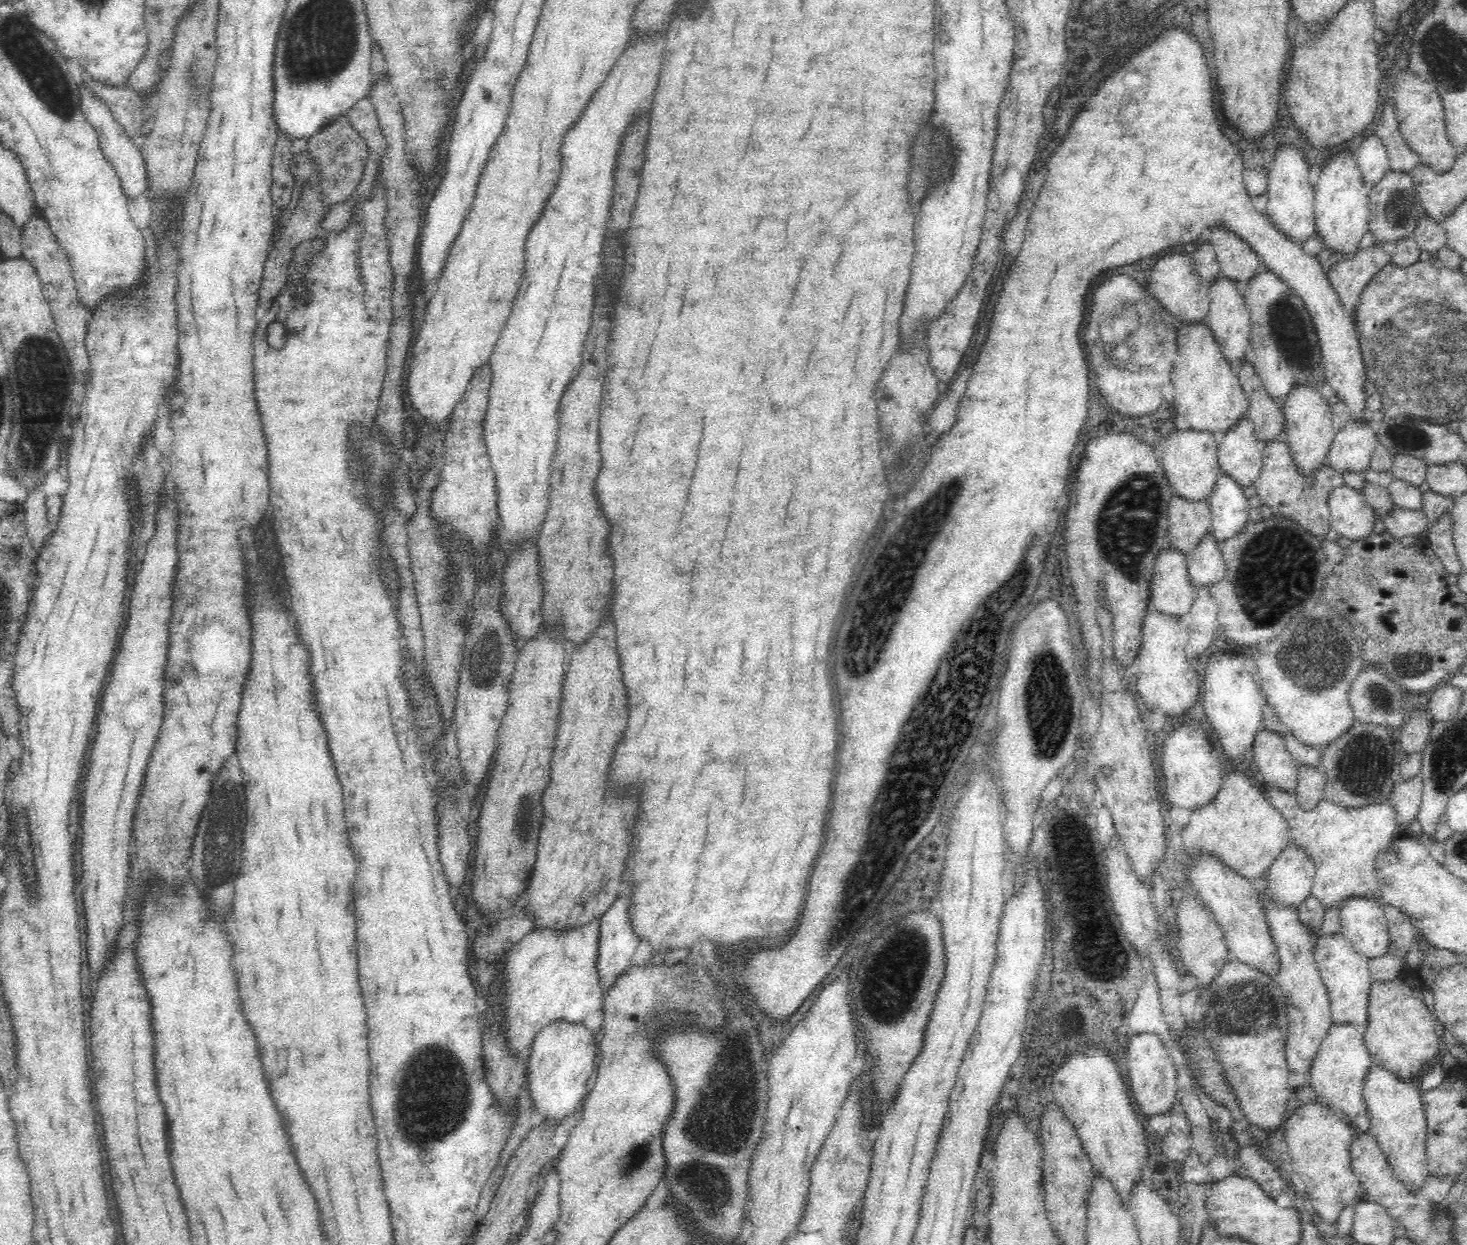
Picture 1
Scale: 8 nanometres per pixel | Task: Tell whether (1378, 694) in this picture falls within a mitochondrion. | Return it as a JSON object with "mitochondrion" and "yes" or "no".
{"mitochondrion":"yes"}

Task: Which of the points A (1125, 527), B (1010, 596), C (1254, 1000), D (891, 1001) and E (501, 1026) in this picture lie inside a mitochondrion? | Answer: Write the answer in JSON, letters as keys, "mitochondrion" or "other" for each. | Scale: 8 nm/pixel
{"A":"mitochondrion","B":"mitochondrion","C":"mitochondrion","D":"mitochondrion","E":"other"}

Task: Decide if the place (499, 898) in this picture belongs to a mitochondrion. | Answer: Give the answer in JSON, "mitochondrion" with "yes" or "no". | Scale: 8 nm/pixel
{"mitochondrion":"no"}

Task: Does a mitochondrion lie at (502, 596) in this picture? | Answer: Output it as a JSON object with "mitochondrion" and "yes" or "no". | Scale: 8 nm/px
{"mitochondrion":"no"}

